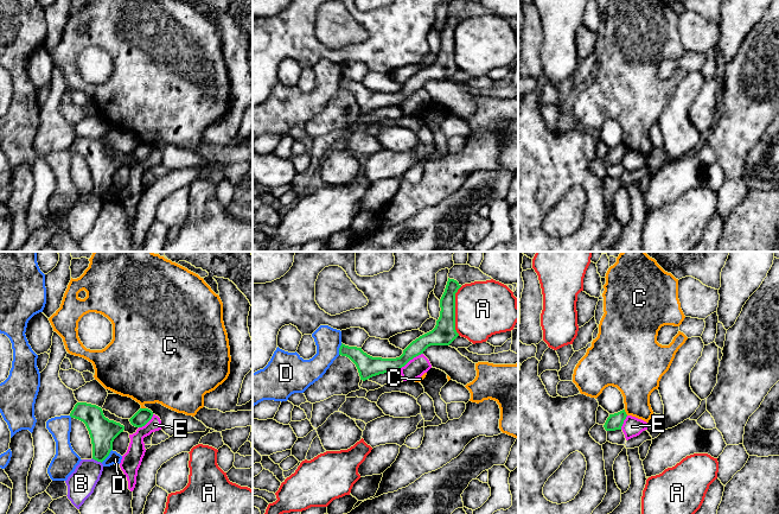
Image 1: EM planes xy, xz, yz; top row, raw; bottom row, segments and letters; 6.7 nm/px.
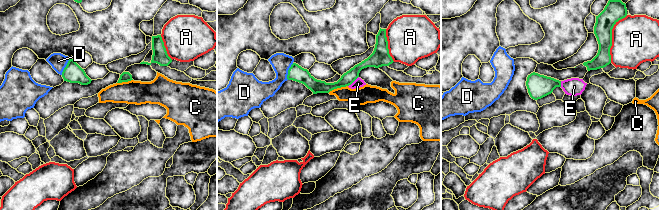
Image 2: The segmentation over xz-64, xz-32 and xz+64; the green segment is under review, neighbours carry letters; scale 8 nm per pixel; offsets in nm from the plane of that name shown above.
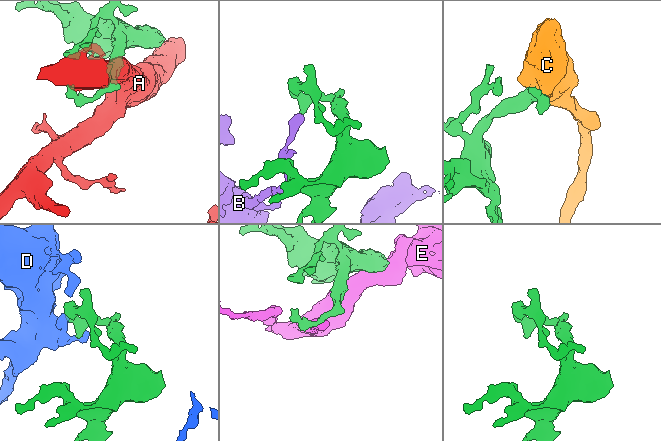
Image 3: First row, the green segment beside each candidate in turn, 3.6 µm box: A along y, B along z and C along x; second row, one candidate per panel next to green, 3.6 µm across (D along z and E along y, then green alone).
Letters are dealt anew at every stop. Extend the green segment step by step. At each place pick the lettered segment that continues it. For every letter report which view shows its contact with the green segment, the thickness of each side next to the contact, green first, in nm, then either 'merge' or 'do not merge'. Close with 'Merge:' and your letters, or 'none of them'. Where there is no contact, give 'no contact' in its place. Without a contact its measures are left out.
A: xz | 160/380 nm | do not merge
B: xy | 180/190 nm | do not merge
C: yz | 110/280 nm | do not merge
D: xy | 180/80 nm | do not merge
E: xz | 130/140 nm | do not merge
Merge: none of them

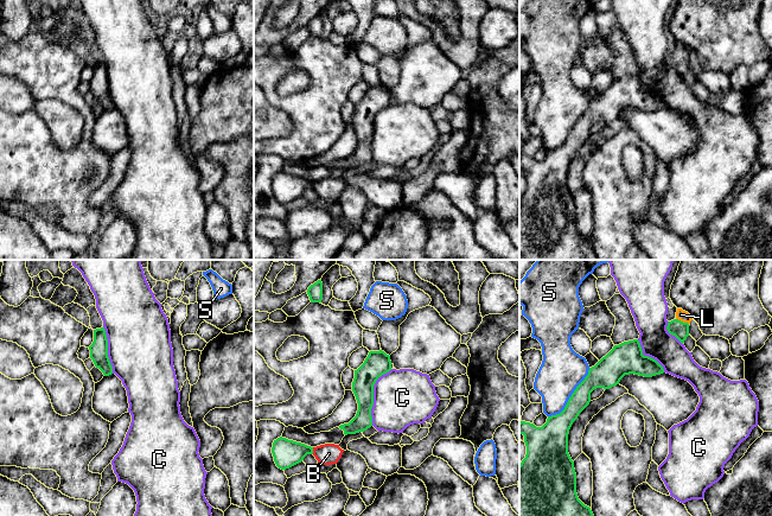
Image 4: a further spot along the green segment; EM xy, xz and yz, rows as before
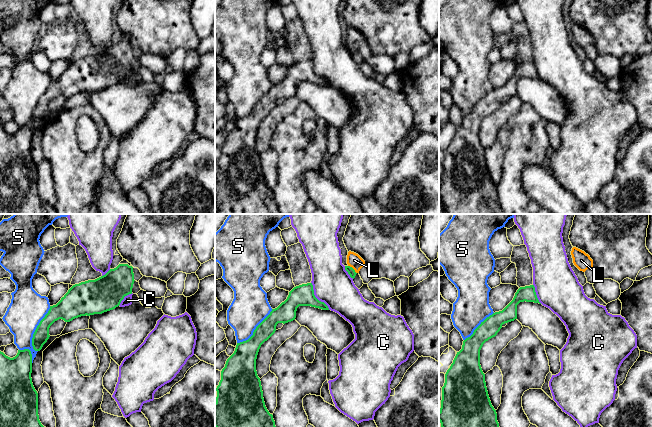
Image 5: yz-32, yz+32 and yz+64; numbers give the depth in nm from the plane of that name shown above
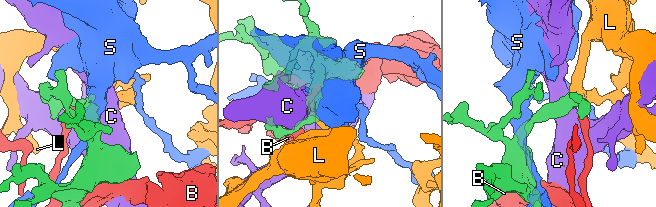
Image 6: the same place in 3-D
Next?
B: xz | 190/140 nm | do not merge
C: xz | 170/380 nm | do not merge
L: yz | 120/70 nm | merge
S: yz | 170/300 nm | do not merge
Merge: L

